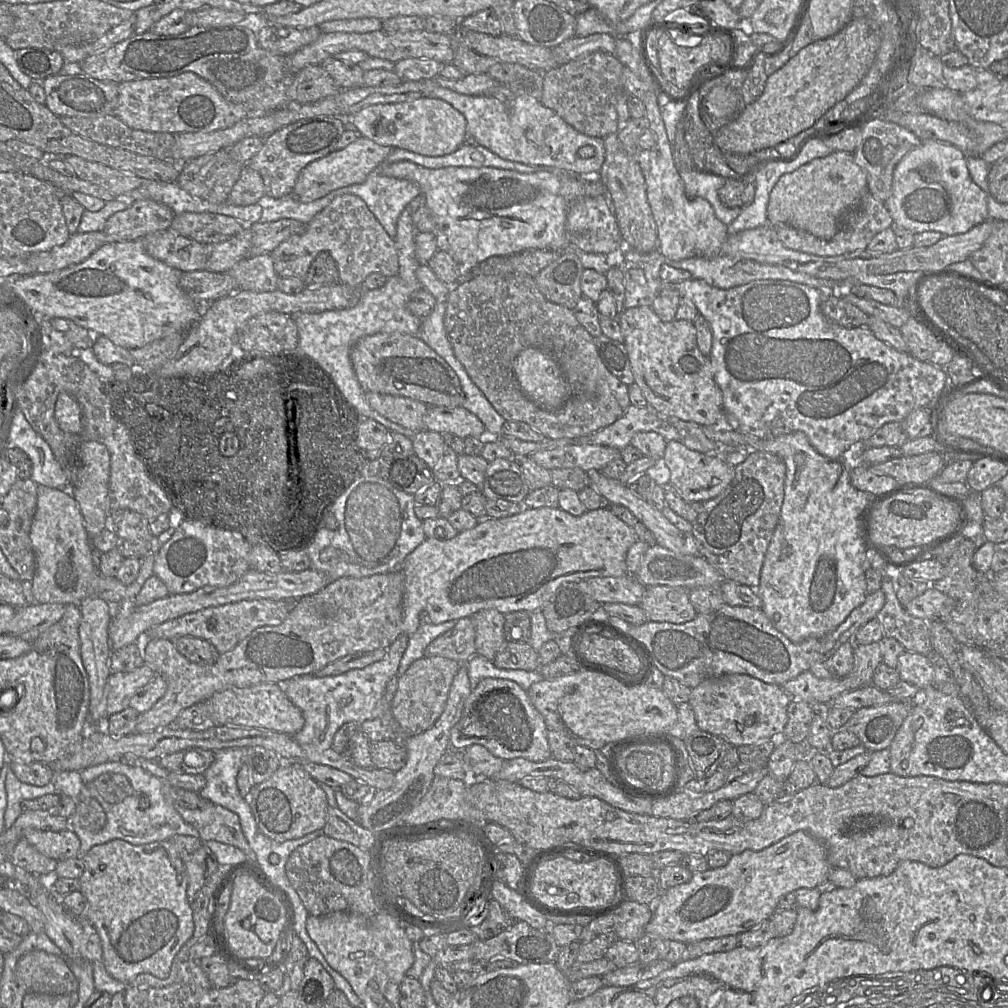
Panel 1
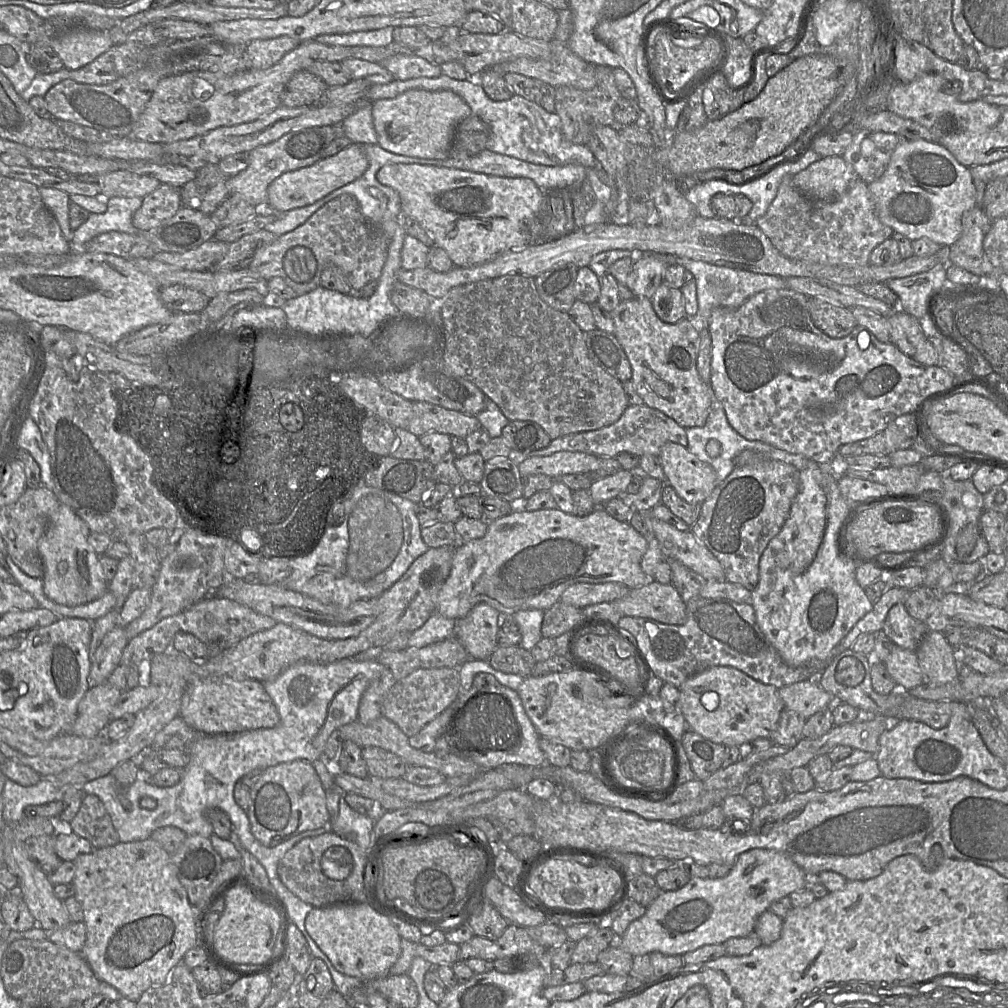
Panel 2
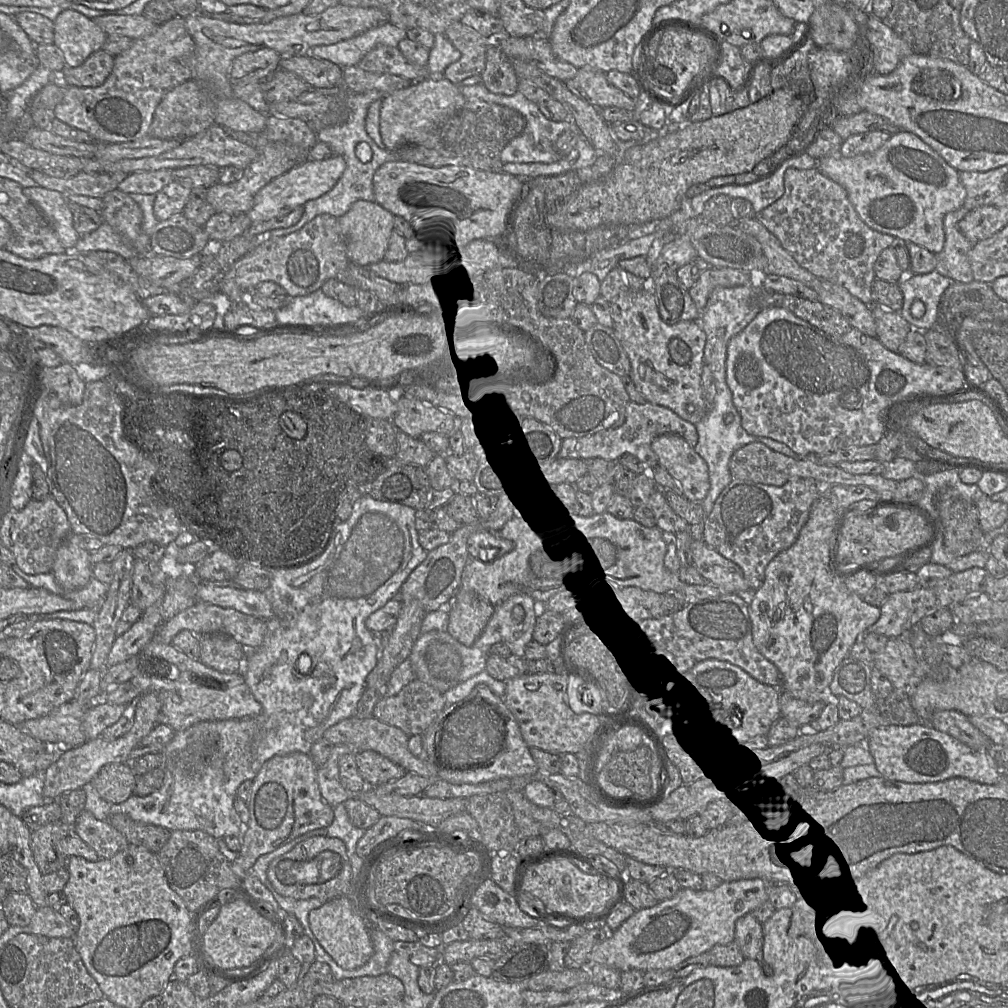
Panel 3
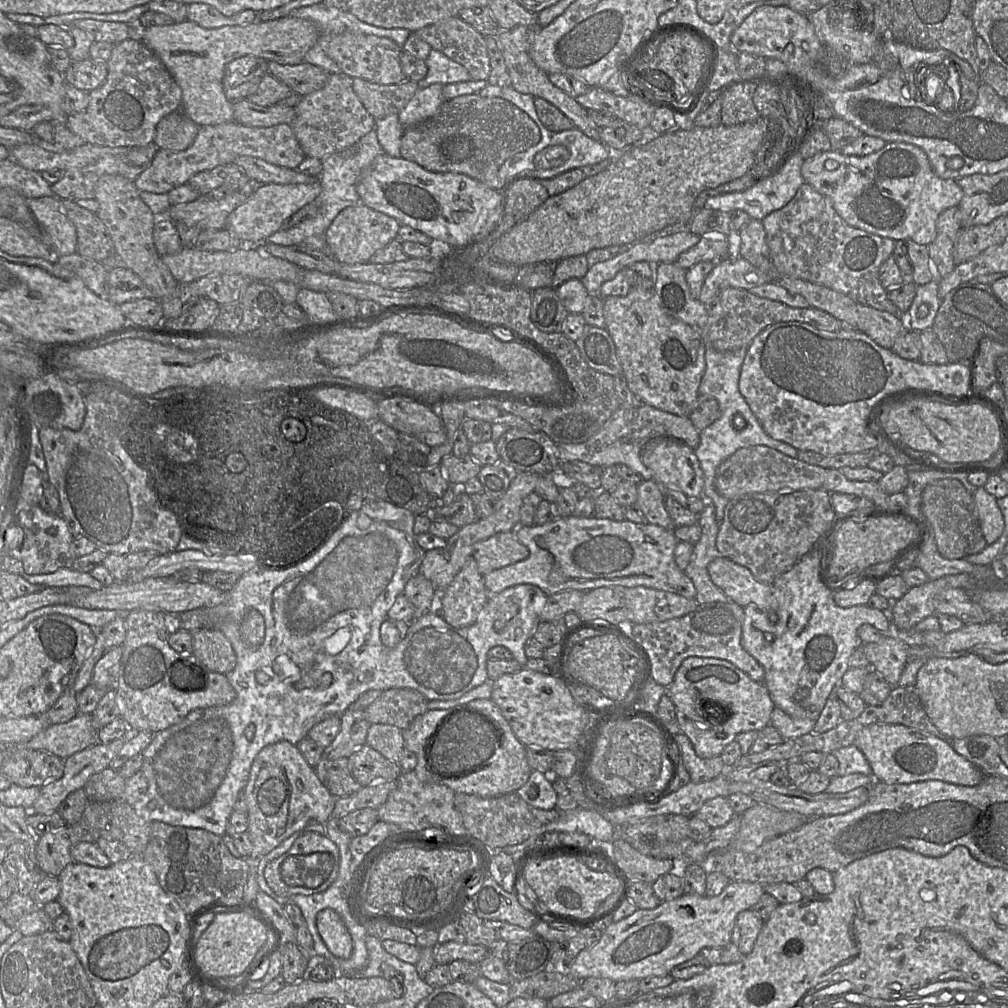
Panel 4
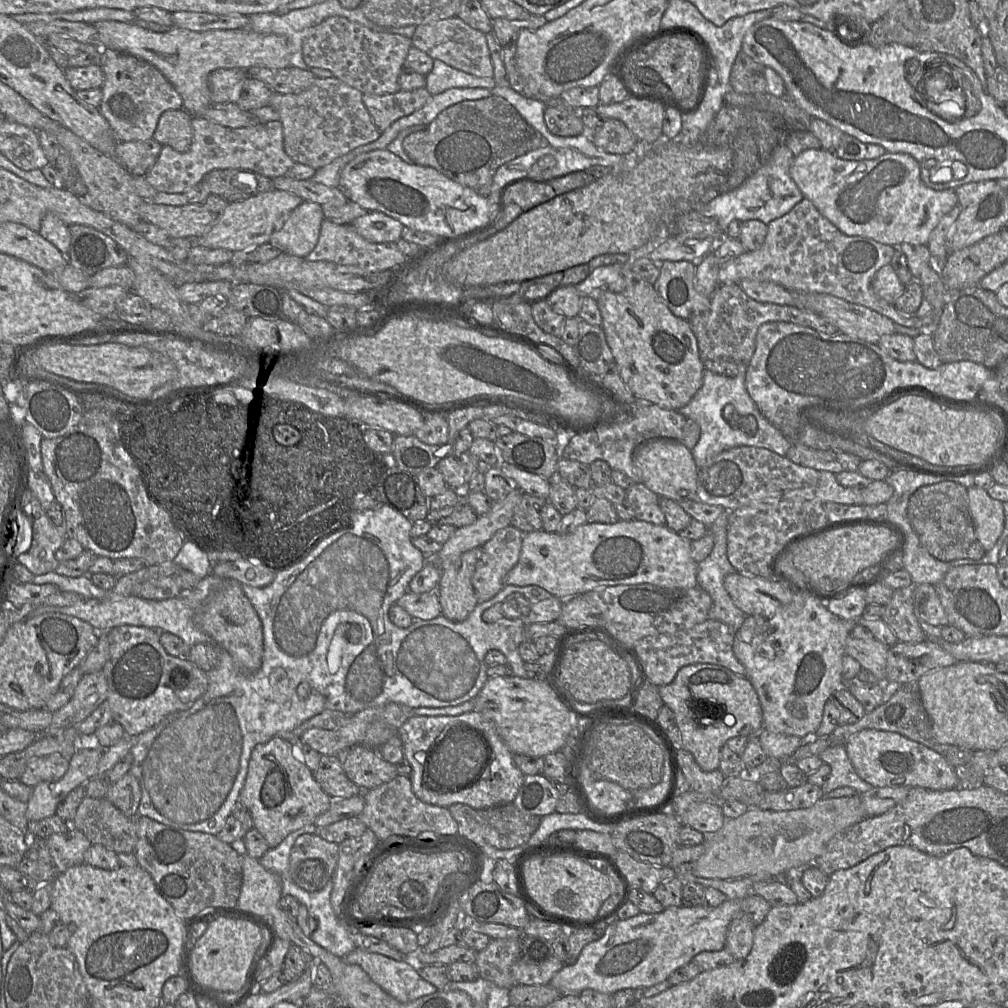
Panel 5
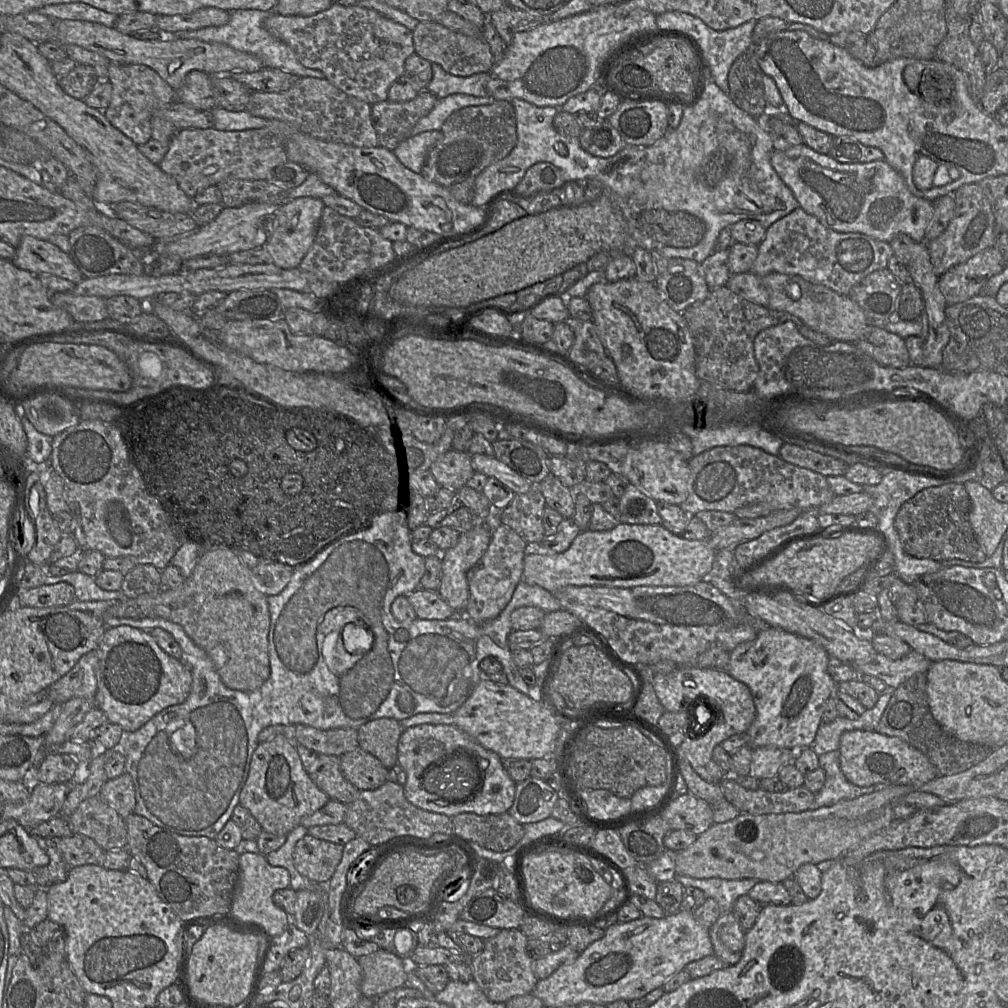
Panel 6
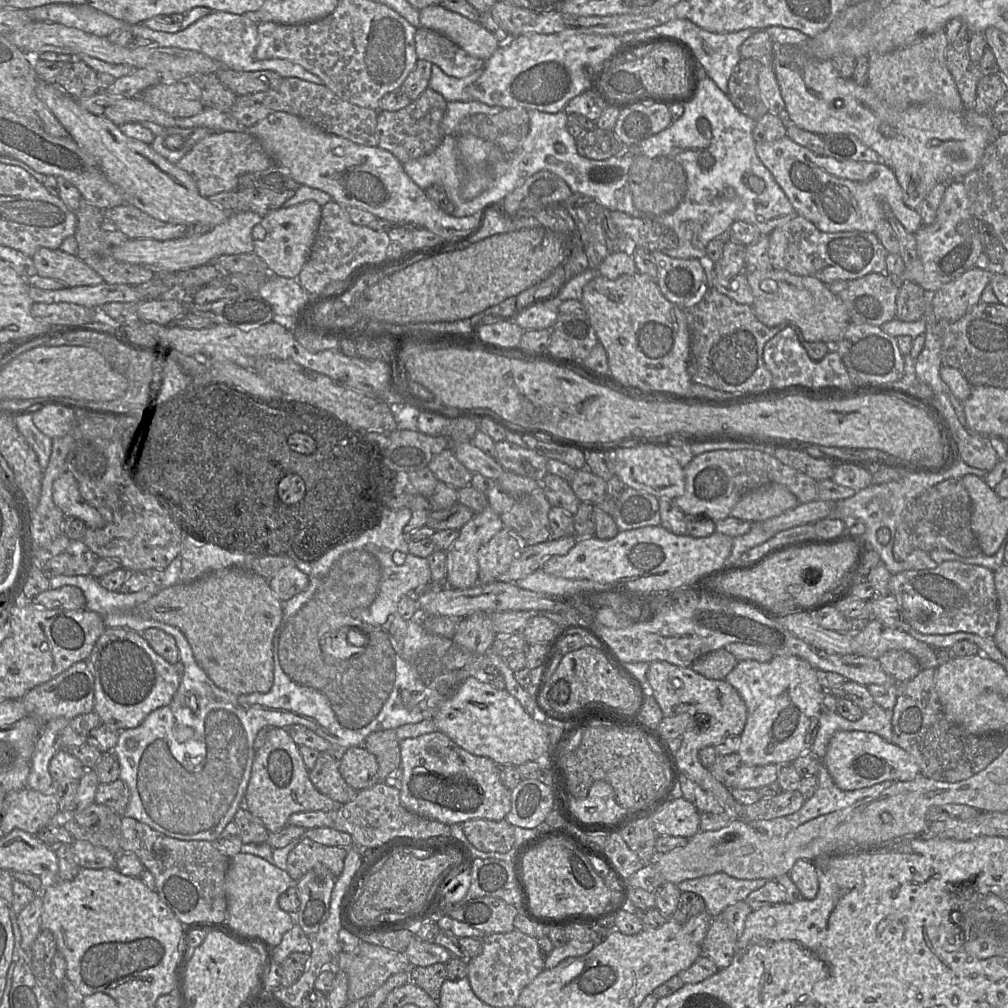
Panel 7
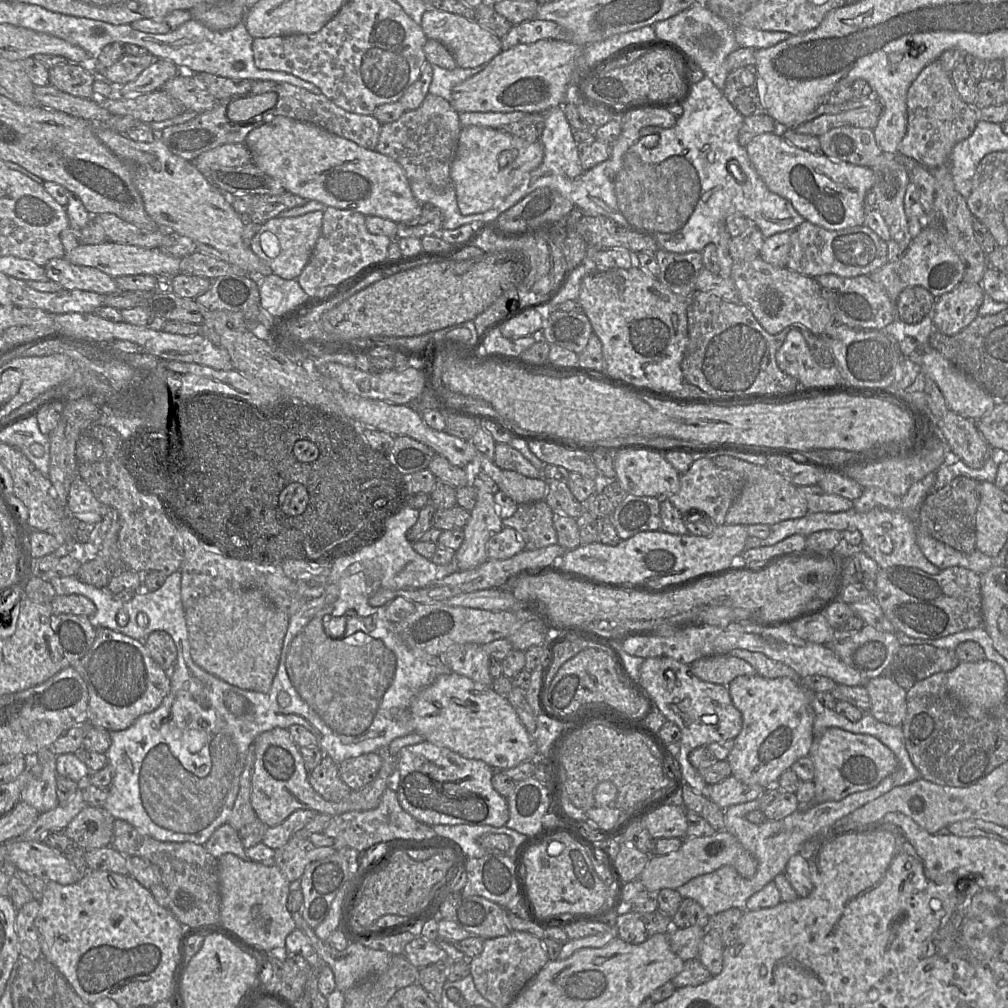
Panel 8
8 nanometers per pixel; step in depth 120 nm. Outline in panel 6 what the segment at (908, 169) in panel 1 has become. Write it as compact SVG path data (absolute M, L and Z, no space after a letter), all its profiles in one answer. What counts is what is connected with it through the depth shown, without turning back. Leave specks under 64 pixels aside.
M800 144L783 151L774 150L771 154L770 162L778 176L792 191L793 195L799 203L799 206L808 214L815 216L826 228L837 232L861 233L884 242L890 242L899 234L908 235L916 243L923 243L926 241L925 232L933 215L933 201L924 199L922 197L917 197L912 194L909 191L903 177L897 171L895 171L884 159L874 160L867 163L840 163L828 154L820 154L805 144Z

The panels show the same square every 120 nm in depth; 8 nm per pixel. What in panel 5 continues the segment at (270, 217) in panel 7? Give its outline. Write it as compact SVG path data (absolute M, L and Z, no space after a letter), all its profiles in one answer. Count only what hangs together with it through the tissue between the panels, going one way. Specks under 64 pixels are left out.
M303 201L288 214L283 226L272 233L269 243L283 254L305 257L317 244L323 219L324 215L321 205L310 201Z

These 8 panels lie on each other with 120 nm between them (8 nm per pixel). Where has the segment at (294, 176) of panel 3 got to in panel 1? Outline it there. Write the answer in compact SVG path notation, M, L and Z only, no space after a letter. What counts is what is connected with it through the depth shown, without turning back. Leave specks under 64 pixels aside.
M358 137L345 148L335 150L307 165L298 176L292 196L303 203L309 203L339 188L362 183L369 173L383 162L392 149L393 147L377 144L366 137Z

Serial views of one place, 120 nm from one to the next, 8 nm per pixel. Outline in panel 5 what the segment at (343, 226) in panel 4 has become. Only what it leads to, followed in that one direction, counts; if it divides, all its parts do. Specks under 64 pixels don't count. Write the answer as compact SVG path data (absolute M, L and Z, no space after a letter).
M378 211L367 212L350 225L360 236L373 243L397 242L404 228L396 219Z

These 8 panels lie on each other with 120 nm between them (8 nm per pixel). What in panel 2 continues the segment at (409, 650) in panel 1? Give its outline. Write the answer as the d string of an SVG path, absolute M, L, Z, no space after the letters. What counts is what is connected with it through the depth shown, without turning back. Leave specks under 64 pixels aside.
M434 612L426 622L414 630L408 639L408 648L420 648L454 635L458 619Z

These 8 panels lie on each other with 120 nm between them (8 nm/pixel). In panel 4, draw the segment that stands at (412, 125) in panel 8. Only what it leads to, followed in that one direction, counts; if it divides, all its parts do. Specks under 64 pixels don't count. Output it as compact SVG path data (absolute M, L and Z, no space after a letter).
M354 77L352 78L352 88L376 123L377 120L390 114L398 114L420 87L417 82L412 80L381 85Z

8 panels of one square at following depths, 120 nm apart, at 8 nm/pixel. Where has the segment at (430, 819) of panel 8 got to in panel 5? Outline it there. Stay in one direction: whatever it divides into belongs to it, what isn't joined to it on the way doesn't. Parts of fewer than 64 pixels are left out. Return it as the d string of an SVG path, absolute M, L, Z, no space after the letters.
M474 710L457 716L412 716L398 729L398 735L403 744L404 758L412 767L410 775L412 790L417 798L427 804L448 808L452 804L461 803L475 809L490 808L501 804L512 803L523 784L525 775L516 767L513 760L513 753L499 736L494 724Z

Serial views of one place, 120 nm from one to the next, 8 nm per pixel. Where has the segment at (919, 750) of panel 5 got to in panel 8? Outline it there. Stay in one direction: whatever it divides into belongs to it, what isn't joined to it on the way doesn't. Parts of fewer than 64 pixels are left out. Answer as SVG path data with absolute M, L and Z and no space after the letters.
M829 727L813 738L808 755L814 765L815 793L810 804L838 801L849 794L870 789L893 773L898 766L894 753L869 734L856 734Z

